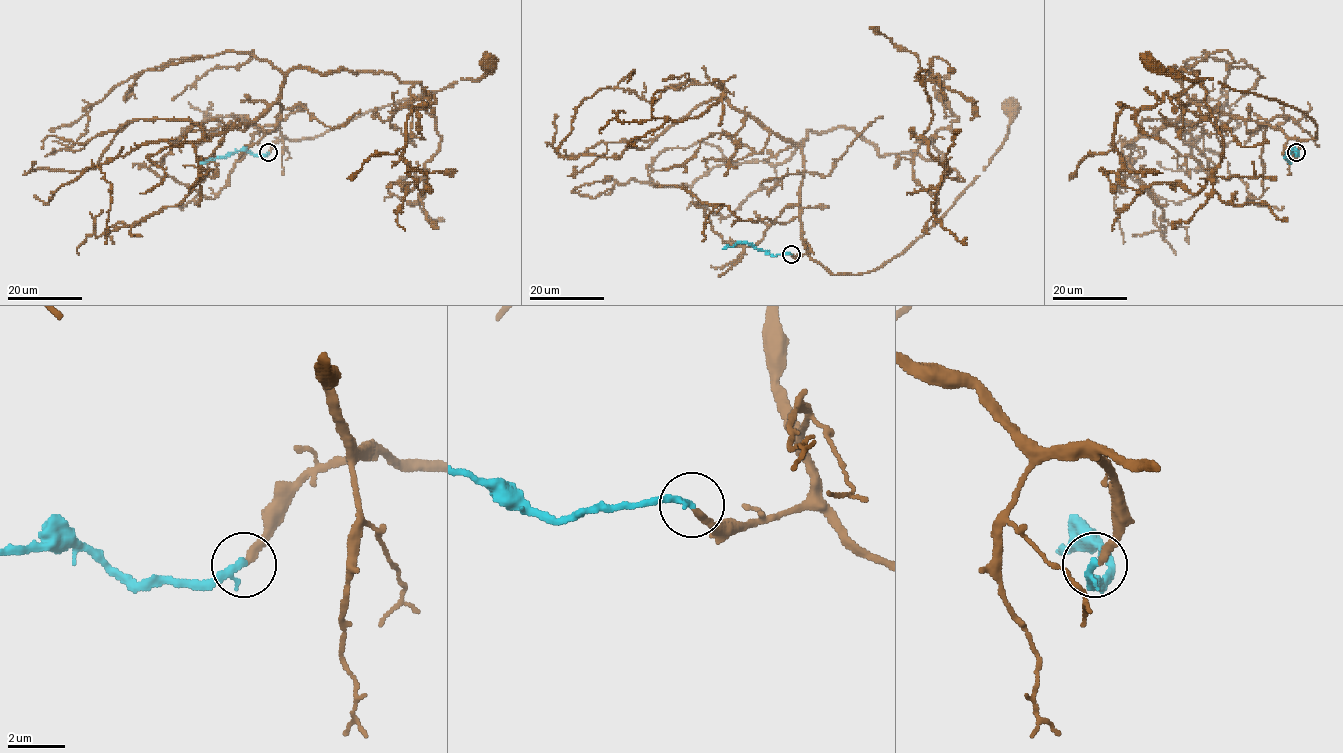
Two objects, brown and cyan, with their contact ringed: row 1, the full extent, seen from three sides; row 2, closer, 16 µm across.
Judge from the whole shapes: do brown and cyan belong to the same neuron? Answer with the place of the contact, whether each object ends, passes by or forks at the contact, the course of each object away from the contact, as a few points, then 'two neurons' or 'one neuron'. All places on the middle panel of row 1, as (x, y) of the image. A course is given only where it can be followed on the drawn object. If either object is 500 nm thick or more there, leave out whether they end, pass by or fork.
at (791, 254); brown ends there; cyan ends there; brown runs (791, 254), (806, 254), (834, 274), (862, 274), (902, 254), (940, 219), (988, 164), (1007, 133), (1013, 107); cyan runs (791, 254), (769, 254), (744, 241), (722, 249); one neuron

